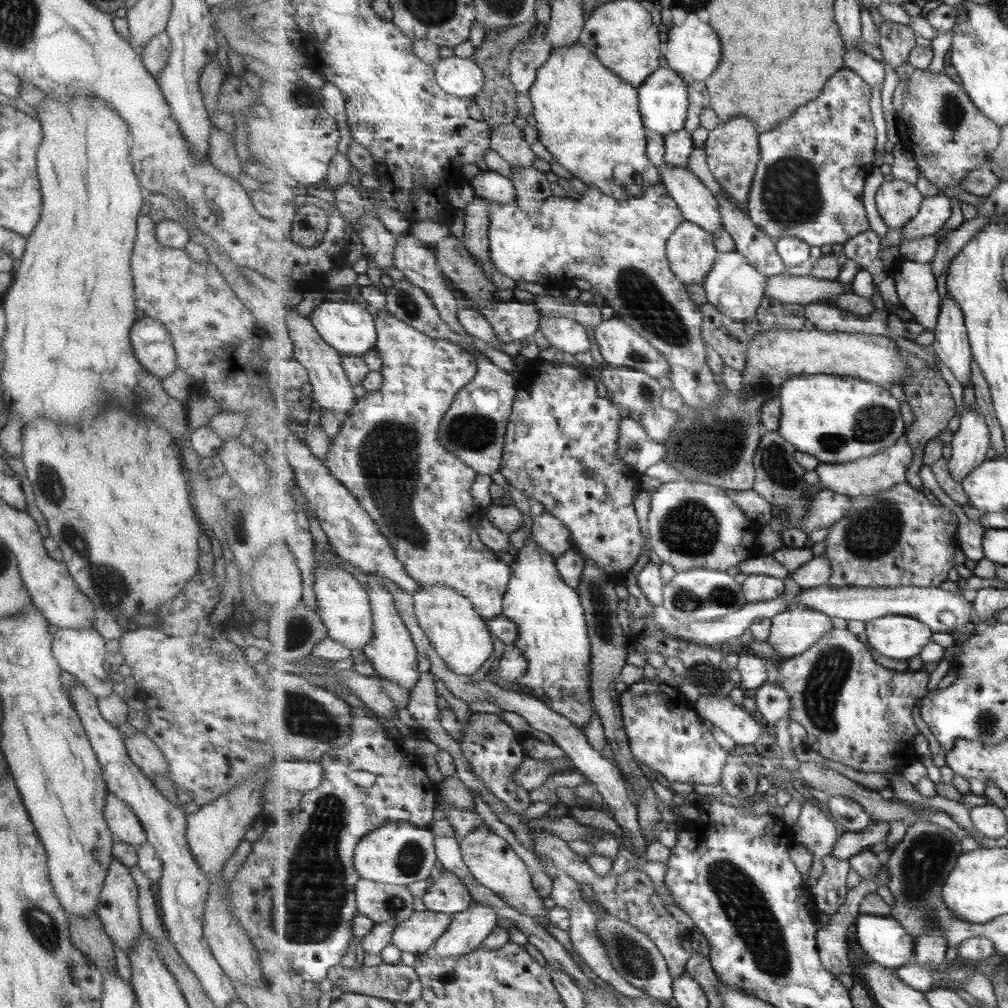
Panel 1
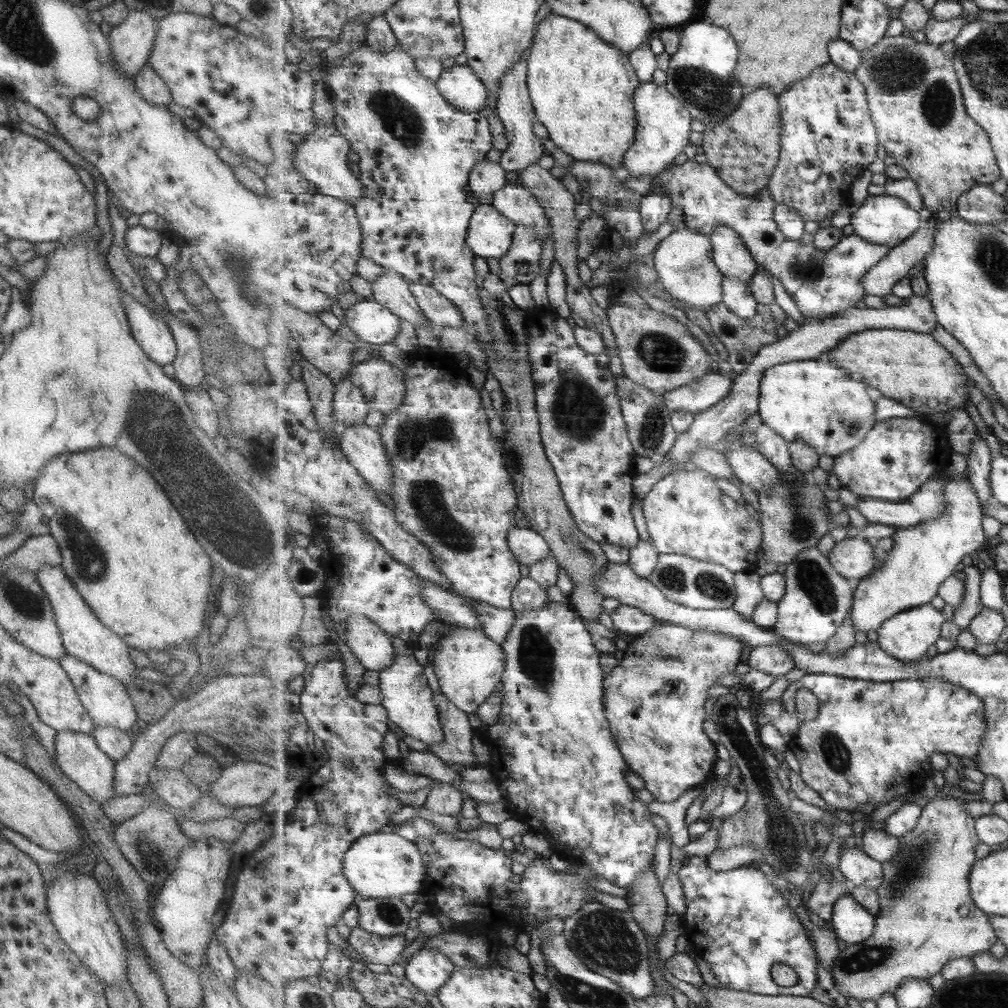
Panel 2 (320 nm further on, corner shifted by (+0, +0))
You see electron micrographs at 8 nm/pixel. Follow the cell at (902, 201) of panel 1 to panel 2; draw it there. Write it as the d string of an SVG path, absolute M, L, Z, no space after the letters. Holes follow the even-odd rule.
M869 195L869 198L852 214L853 232L875 244L897 246L913 236L922 227L919 211L913 210L902 198Z

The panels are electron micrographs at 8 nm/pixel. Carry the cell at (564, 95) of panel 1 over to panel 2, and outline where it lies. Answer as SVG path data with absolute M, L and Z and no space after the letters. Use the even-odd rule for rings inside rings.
M554 12L546 16L540 23L537 24L536 35L534 42L530 48L528 56L528 87L530 97L532 98L536 116L549 129L550 140L554 142L557 148L570 155L577 161L597 161L604 165L610 166L614 171L623 168L623 160L625 160L626 152L635 144L638 131L638 114L635 104L636 90L643 84L638 78L637 71L632 65L630 54L626 51L615 48L611 43L603 40L593 29L585 26L577 19L567 18L563 15L555 14Z

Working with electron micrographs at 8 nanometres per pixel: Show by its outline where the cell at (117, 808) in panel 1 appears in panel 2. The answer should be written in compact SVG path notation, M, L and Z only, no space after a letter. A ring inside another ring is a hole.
M67 729L56 731L53 750L59 771L69 778L79 790L87 793L91 800L98 802L99 806L103 806L102 804L114 795L112 790L115 764L99 750L92 734L73 732Z

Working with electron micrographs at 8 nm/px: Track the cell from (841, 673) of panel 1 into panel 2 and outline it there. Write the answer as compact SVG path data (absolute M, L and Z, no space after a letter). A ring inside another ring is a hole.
M807 673L801 680L797 680L789 684L788 689L783 693L781 698L782 705L789 713L796 713L795 696L801 688L807 688L813 695L819 699L819 715L811 721L802 721L799 731L796 732L795 738L791 745L798 751L797 758L801 762L801 767L798 772L803 782L808 785L813 791L816 791L819 796L835 809L855 813L859 806L863 804L874 804L874 806L883 806L895 800L900 801L903 794L914 793L923 785L925 778L930 778L933 768L931 768L931 754L939 752L940 754L953 754L957 758L968 757L975 762L981 747L983 747L983 737L986 733L986 712L983 699L975 693L972 693L968 688L963 688L961 685L949 682L944 678L933 677L915 677L904 681L893 682L873 682L864 681L863 679L847 678L839 675L830 674L811 674Z

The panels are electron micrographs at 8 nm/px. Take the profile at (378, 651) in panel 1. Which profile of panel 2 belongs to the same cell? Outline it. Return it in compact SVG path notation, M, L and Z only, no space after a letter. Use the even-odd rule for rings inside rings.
M396 655L394 663L379 674L379 687L383 693L382 705L386 707L388 717L405 735L415 740L421 740L425 745L433 747L446 739L445 731L440 721L439 710L433 702L433 690L427 684L425 668L411 655Z

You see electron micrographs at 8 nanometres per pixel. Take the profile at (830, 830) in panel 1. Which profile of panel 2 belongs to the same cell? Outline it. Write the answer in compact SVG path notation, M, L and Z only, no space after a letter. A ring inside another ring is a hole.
M859 844L839 854L838 868L852 887L867 886L878 891L883 885L883 865L863 852Z

